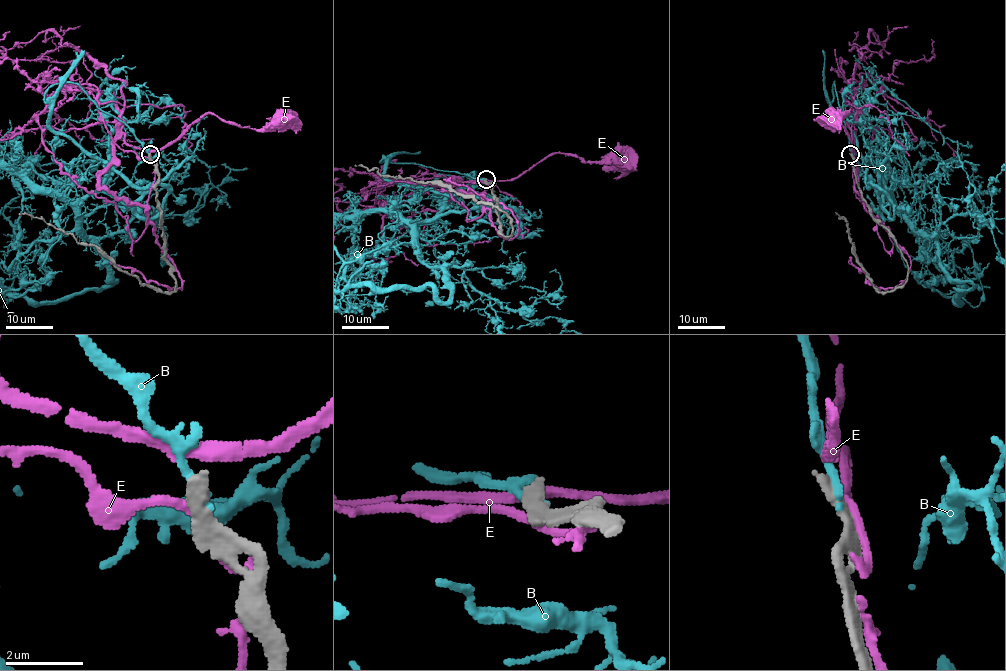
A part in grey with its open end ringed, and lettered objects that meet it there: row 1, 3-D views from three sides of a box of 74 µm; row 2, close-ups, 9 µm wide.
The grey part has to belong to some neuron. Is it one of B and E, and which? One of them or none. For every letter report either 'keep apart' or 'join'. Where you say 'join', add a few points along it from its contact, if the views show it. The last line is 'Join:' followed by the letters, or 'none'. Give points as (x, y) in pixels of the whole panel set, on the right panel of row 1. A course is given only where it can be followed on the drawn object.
B: keep apart
E: keep apart
Join: none

